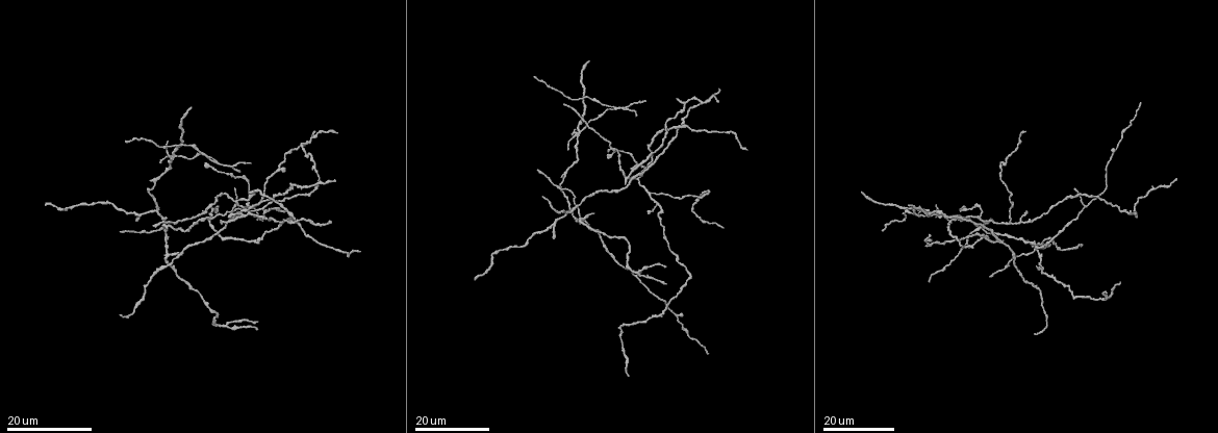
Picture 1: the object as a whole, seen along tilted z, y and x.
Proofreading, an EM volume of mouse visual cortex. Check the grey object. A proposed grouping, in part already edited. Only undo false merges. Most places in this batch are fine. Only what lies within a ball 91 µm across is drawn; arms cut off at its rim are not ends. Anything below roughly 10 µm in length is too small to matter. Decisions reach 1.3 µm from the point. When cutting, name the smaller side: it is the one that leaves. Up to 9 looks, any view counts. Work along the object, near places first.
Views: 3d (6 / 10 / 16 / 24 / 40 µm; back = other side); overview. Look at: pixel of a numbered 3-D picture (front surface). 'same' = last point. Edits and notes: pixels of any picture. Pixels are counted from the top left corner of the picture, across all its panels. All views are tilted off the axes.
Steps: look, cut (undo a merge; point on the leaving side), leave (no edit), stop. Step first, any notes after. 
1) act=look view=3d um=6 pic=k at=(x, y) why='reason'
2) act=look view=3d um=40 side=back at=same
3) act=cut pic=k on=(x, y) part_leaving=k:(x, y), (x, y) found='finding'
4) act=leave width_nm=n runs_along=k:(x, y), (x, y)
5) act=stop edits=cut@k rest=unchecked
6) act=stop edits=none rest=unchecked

act=look view=3d um=24 pic=1 at=(995, 237) why='four-way junction'

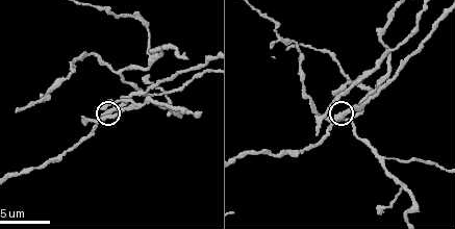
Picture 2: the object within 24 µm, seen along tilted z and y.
act=look view=3d um=6 pic=2 at=(336, 114)

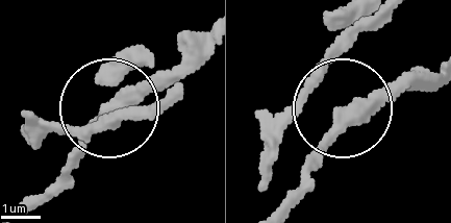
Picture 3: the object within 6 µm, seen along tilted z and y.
act=leave side_arm_um=42 runs_along=3:(282, 202), (335, 115), (324, 69), (341, 32) found='one neuron here'

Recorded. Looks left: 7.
act=look view=3d um=6 pic=2 at=(148, 69)

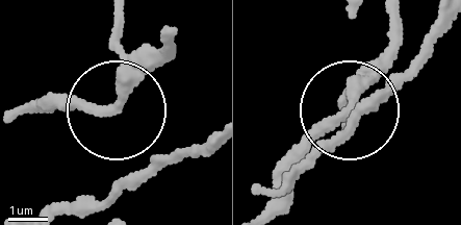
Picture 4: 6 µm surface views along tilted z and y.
act=leave side_arm_um=46 runs_along=4:(310, 157), (379, 98), (350, 103), (390, 53) found='all the same neuron'

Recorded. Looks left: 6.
act=look view=3d um=6 pic=2 at=(380, 159) why='arms part here'

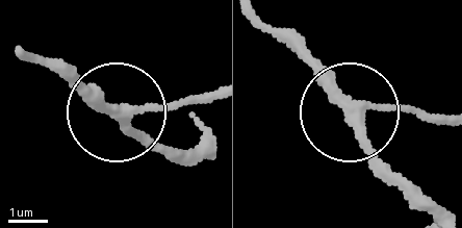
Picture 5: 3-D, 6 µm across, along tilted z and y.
act=look view=3d um=6 side=back pic=5 at=(362, 110)

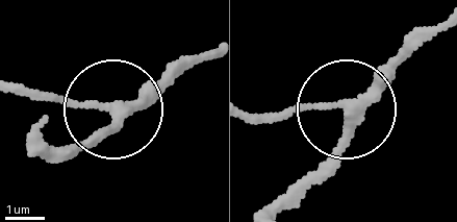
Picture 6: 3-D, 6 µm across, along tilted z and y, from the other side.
act=leave width_nm=250 runs_along=6:(442, 22), (352, 102), (256, 117) found='continuous, no second neuron'

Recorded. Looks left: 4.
act=look view=3d um=16 pic=1 at=(578, 130) why='small branch off a trunk'

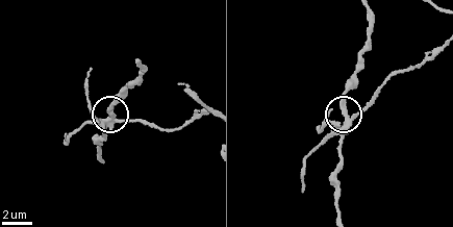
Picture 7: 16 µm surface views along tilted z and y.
act=look view=3d um=6 pic=7 at=(345, 113) why='closer look'

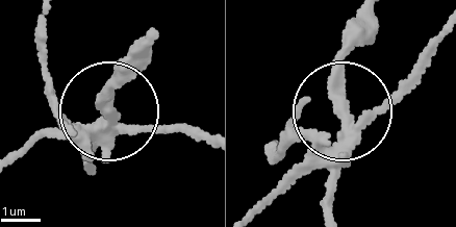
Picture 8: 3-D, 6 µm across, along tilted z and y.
act=cut pic=8 on=(60, 128) part_leaving=8:(106, 131), (169, 126), (200, 143) found='a second neuron is stuck on'

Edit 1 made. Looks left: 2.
act=stop edits=cut@8 rest=unchecked

